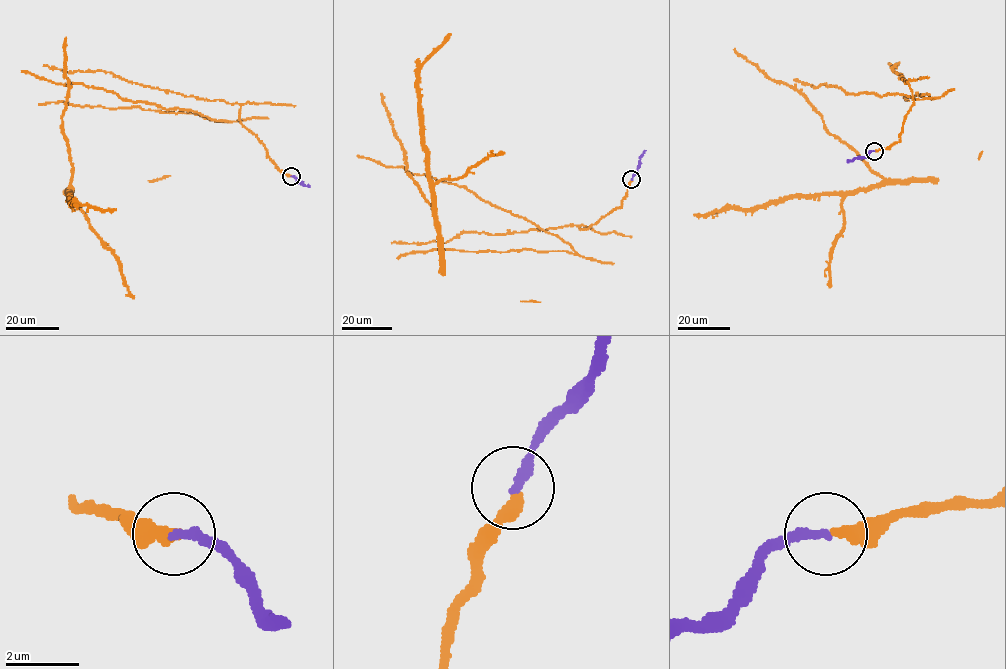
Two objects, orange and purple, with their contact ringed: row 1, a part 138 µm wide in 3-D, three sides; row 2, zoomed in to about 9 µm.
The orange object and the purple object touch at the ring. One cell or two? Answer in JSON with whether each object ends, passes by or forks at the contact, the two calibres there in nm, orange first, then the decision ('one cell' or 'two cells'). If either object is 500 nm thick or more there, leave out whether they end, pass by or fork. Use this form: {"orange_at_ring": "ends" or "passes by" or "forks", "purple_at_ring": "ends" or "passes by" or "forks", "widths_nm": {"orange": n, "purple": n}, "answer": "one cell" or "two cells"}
{"orange_at_ring": "ends", "purple_at_ring": "ends", "widths_nm": {"orange": 320, "purple": 280}, "answer": "one cell"}

